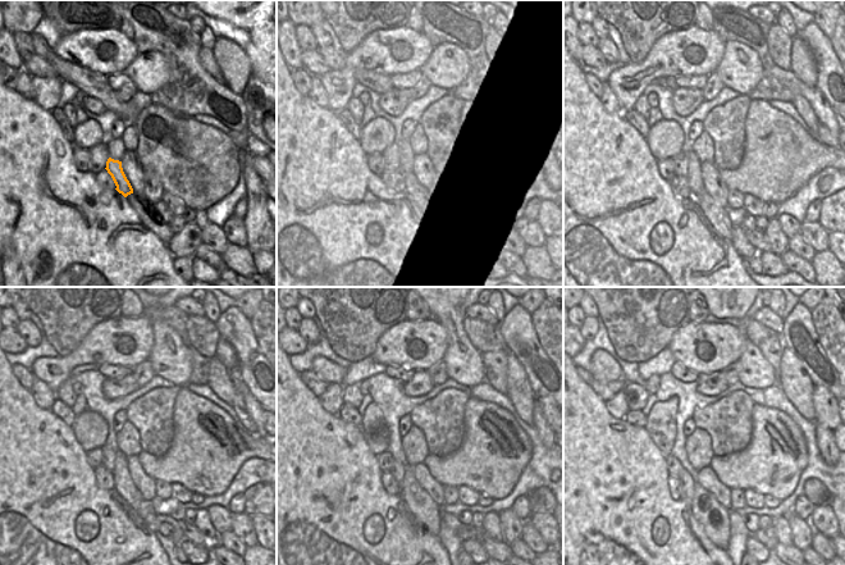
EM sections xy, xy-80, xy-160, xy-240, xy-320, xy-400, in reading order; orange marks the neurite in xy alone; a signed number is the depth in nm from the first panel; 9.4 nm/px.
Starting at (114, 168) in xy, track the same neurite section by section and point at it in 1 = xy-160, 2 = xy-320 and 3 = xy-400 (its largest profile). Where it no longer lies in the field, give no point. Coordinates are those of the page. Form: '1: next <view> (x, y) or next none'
1: next xy-160 (716, 214)
2: next xy-320 (470, 532)
3: next xy-400 (768, 537)

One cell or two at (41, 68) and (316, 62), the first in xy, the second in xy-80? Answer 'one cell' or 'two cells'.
one cell

